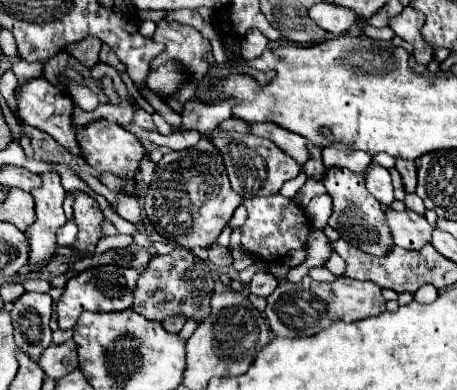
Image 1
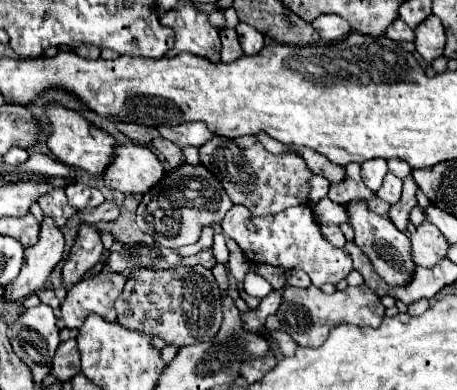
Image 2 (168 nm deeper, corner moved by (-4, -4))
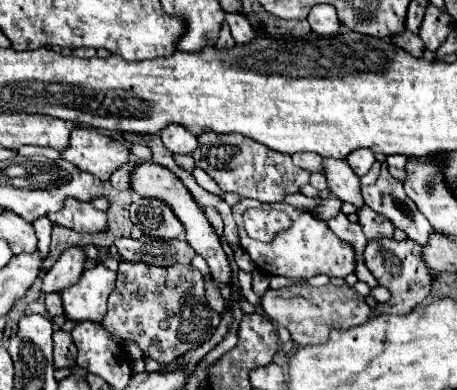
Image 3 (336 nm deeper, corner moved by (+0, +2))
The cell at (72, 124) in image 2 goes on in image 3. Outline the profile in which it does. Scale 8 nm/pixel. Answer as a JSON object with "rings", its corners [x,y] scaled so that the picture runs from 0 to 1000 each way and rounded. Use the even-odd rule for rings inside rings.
{"rings":[[[175,323],[175,328],[158,333],[153,379],[136,390],[136,405],[149,410],[149,415],[158,415],[166,431],[175,431],[175,436],[184,436],[184,441],[219,456],[219,462],[241,462],[245,441],[258,436],[263,426],[271,426],[284,410],[284,385],[271,369],[263,369],[263,364],[254,364],[254,359],[245,359],[245,354],[210,338],[210,333],[184,333]]]}

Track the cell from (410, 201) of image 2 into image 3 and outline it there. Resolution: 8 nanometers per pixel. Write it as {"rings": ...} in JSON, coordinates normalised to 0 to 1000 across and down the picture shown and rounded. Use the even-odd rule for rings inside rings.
{"rings":[[[805,528],[783,538],[783,574],[792,579],[805,615],[858,610],[858,600],[862,600],[858,569],[849,569],[840,554],[823,549],[818,538],[805,538]]]}

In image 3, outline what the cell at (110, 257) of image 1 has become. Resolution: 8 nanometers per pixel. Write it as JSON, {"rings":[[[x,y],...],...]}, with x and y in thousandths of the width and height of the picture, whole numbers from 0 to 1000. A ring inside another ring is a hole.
{"rings":[[[311,605],[306,615],[293,610],[258,610],[249,621],[267,667],[289,672],[324,672],[337,682],[376,682],[376,677],[416,677],[429,656],[425,641],[403,615],[359,615],[359,610],[328,610]]]}

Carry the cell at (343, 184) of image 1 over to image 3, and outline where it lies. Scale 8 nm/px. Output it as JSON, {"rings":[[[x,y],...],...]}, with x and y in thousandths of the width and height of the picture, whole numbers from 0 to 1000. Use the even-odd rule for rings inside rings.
{"rings":[[[858,610],[814,615],[814,621],[805,621],[805,631],[796,641],[796,667],[801,667],[801,682],[814,697],[814,708],[827,718],[827,728],[849,738],[858,754],[845,779],[827,779],[836,790],[814,795],[818,805],[884,810],[884,805],[902,800],[941,754],[945,723],[954,718],[954,708],[941,697],[941,687],[932,682],[928,662],[923,662],[923,631],[902,615],[880,615],[880,621],[867,621]],[[840,785],[849,785],[849,790],[840,790]]]}

